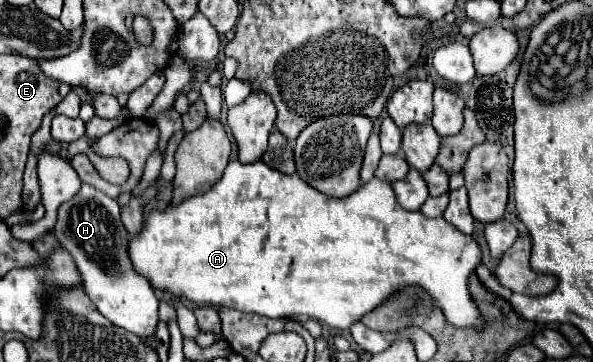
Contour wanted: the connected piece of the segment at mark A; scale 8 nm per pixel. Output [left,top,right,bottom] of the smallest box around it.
[128,161,482,329]

